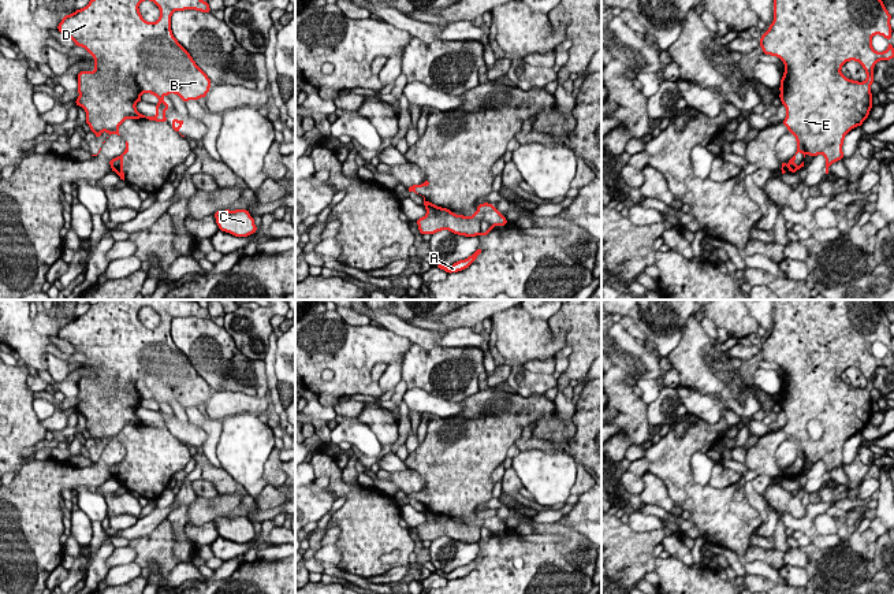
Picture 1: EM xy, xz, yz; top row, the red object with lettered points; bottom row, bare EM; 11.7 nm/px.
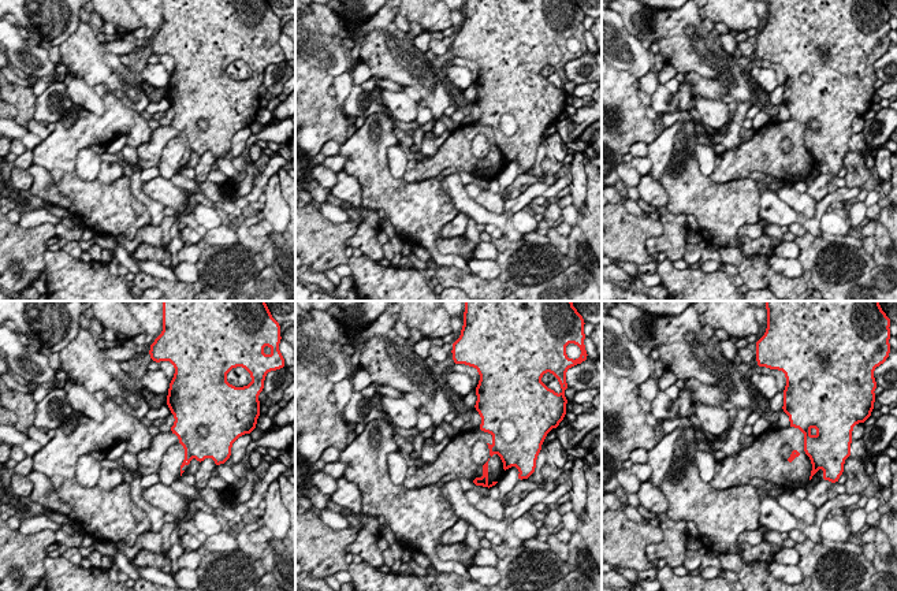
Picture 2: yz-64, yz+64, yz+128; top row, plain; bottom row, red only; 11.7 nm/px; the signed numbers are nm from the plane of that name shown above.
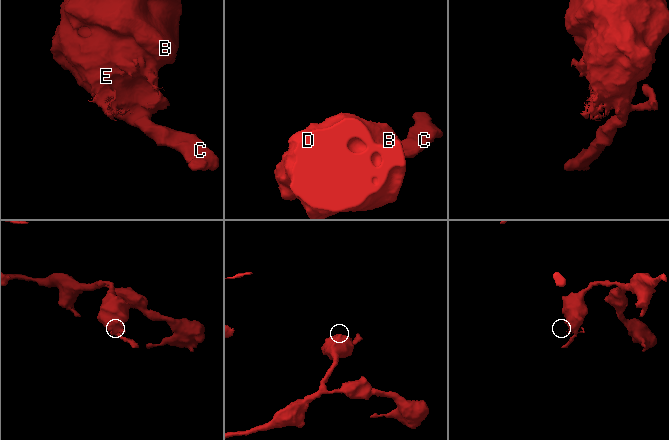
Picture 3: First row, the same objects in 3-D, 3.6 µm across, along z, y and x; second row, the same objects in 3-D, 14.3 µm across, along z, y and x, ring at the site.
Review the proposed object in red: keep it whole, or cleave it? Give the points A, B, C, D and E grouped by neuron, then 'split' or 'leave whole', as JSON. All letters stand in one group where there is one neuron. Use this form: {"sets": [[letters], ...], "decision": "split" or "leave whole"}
{"sets": [["A", "B", "C", "D", "E"]], "decision": "leave whole"}

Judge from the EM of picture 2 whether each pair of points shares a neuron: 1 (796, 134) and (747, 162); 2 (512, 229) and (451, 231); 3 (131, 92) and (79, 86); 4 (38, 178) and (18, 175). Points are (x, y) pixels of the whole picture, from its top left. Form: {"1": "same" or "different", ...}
{"1": "same", "2": "different", "3": "different", "4": "different"}

